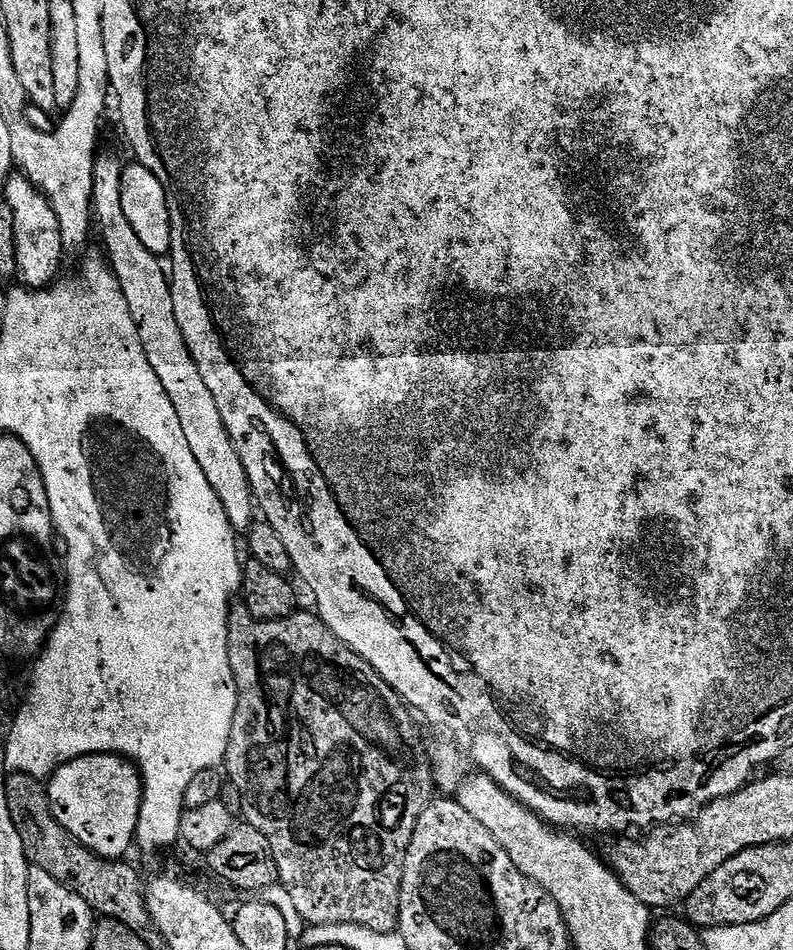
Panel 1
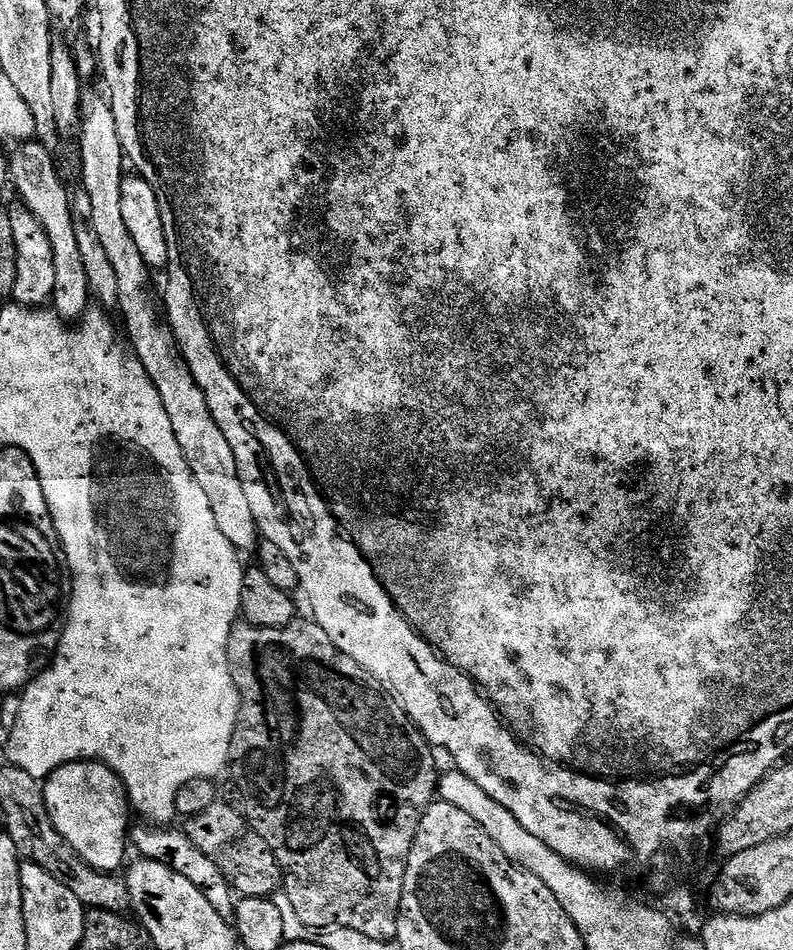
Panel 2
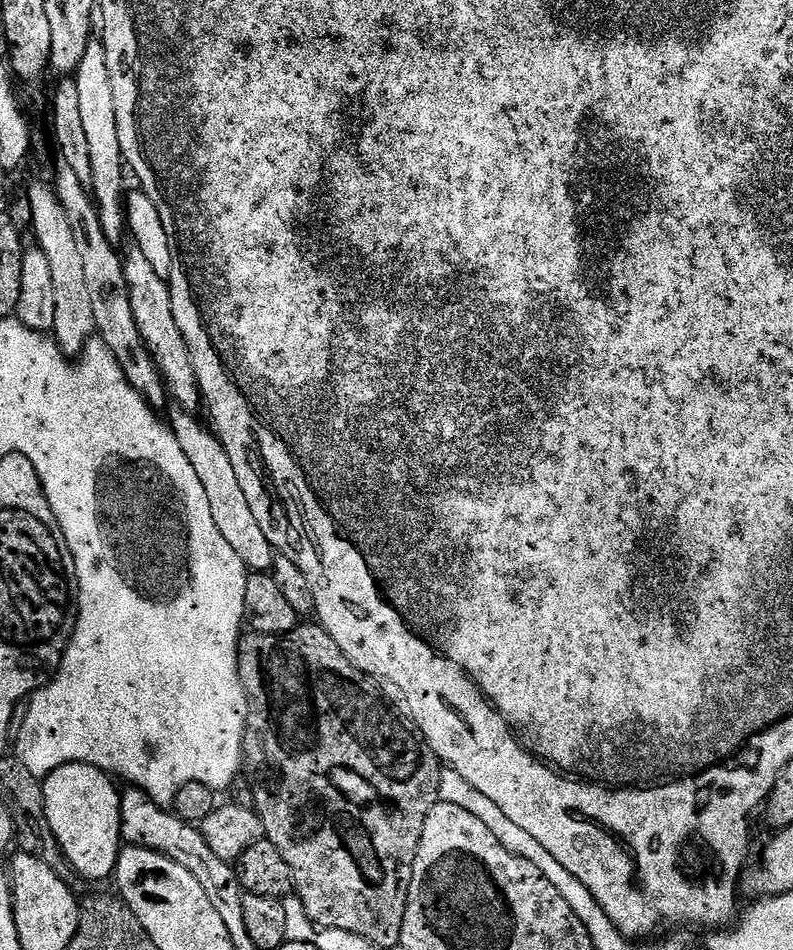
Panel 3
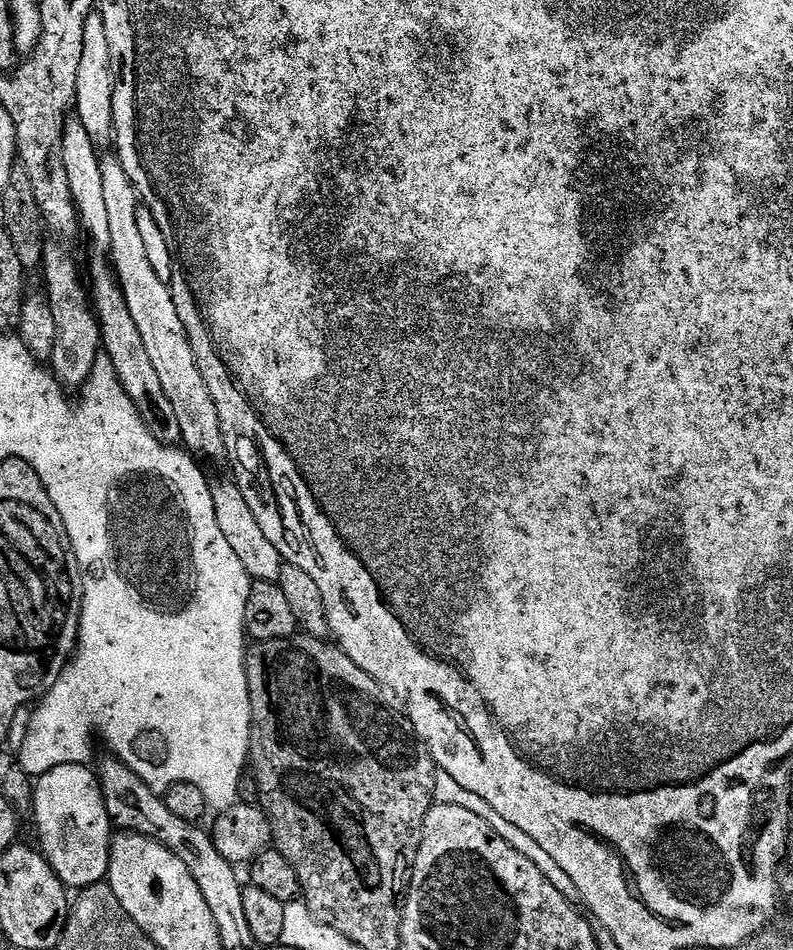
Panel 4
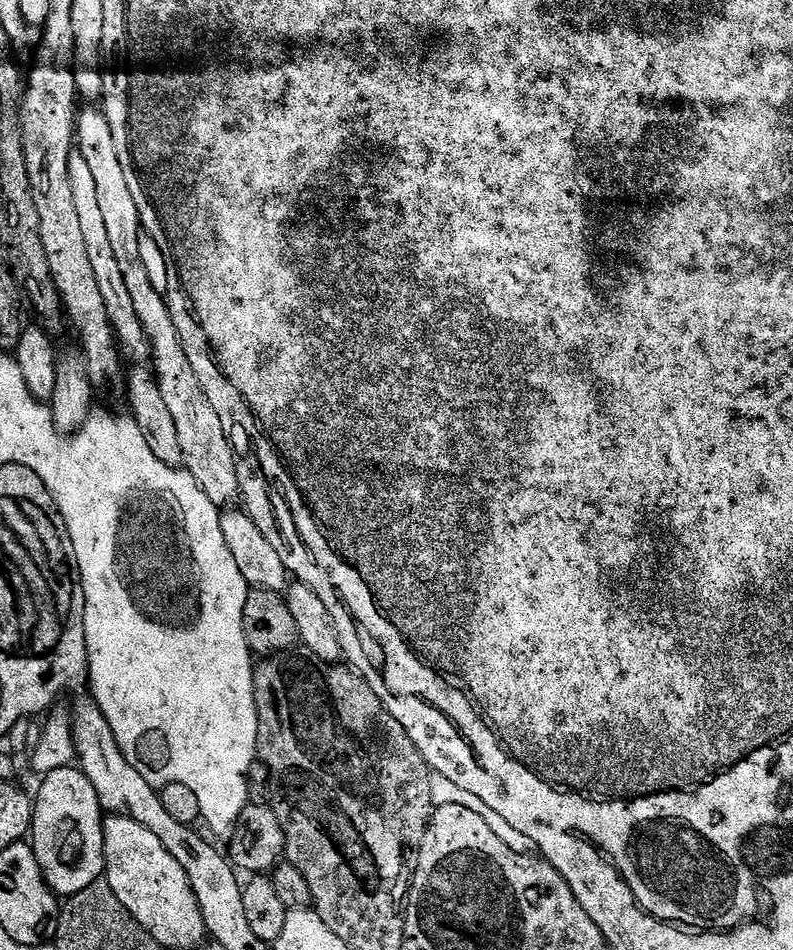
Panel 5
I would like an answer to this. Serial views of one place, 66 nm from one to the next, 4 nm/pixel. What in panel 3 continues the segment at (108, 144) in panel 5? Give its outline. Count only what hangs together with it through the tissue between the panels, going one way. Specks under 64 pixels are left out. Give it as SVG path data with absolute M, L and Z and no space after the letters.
M135 246L129 248L128 256L126 252L122 261L124 263L126 286L130 296L130 310L134 310L134 322L138 322L138 334L142 334L148 353L152 355L152 360L158 366L160 375L164 378L164 387L169 397L173 401L176 400L175 403L183 408L185 412L195 413L197 411L196 407L201 407L202 404L200 384L196 380L196 371L194 370L194 362L190 358L190 350L182 338L182 330L178 330L178 321L174 318L174 302L168 289L169 281L158 278L158 274L154 274L150 262L146 262L146 254L142 254L140 248Z

